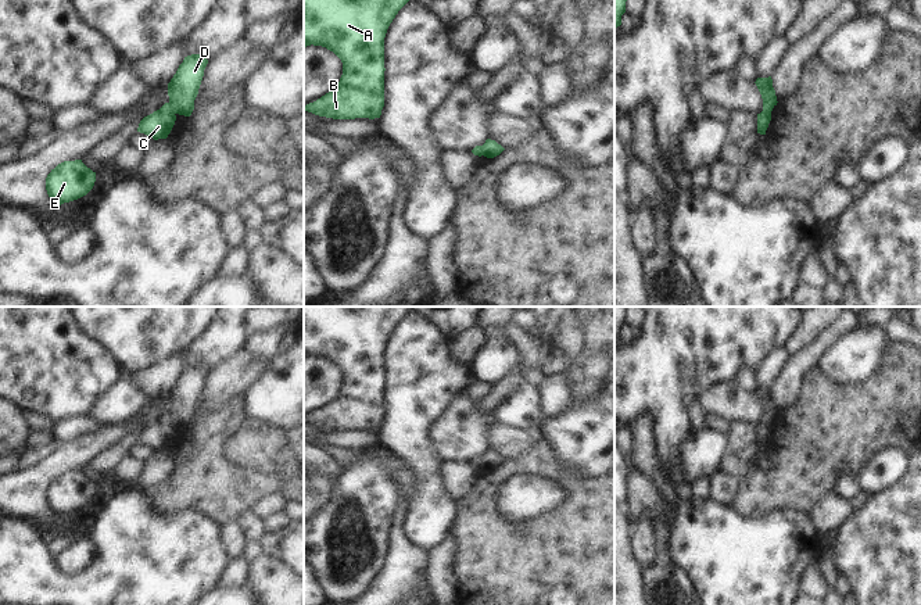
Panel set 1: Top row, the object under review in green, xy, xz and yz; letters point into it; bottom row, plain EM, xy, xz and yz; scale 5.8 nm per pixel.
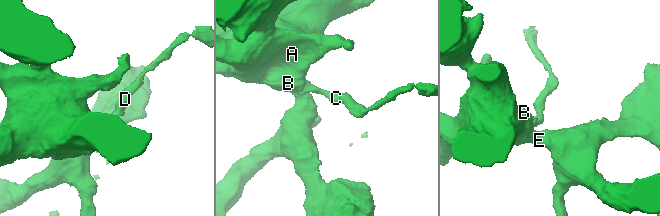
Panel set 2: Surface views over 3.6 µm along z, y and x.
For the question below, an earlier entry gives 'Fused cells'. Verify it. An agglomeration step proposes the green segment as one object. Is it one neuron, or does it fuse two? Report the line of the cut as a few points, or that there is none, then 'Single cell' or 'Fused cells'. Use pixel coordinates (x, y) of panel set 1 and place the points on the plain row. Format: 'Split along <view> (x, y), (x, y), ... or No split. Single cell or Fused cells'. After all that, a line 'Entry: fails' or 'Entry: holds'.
No split. Single cell
Entry: fails

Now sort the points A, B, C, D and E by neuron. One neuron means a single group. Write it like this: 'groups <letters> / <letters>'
groups A B C D E

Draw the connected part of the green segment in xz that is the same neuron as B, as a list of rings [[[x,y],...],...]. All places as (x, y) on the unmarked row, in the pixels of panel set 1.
[[[304,307],[304,358],[322,357],[343,373],[338,397],[304,418],[333,430],[380,429],[384,348],[412,307]]]

